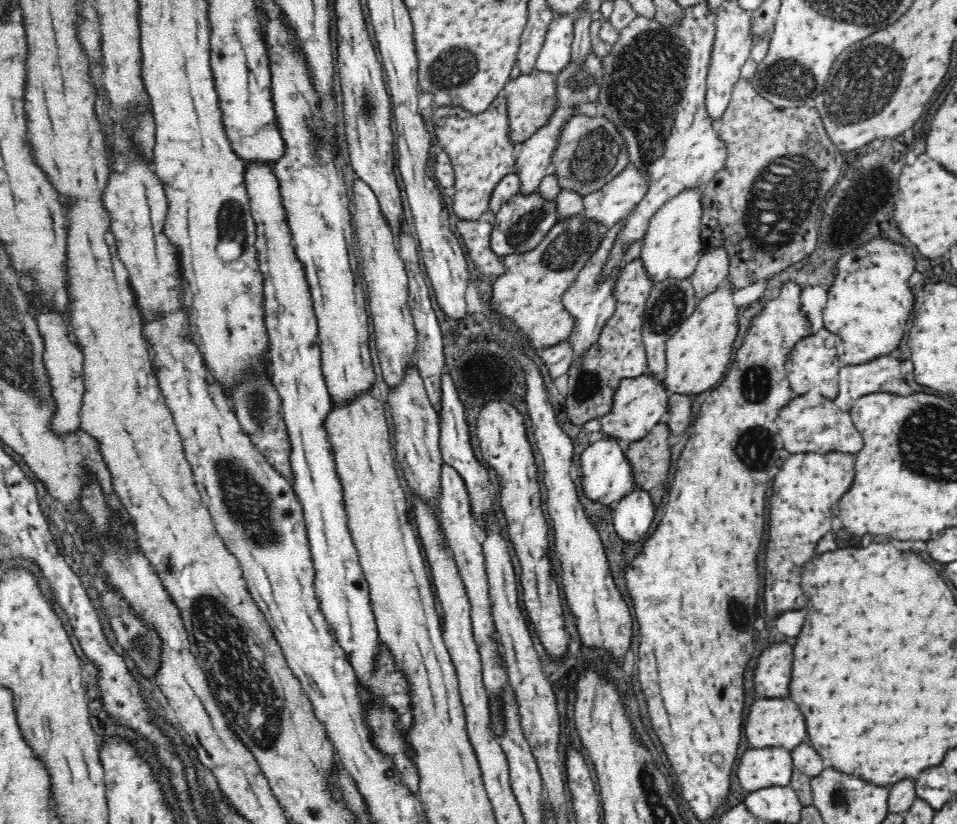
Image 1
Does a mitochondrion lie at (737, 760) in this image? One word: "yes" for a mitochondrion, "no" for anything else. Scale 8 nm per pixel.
no

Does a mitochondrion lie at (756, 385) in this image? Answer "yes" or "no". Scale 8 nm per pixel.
yes

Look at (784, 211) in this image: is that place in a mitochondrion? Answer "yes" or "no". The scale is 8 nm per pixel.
yes

